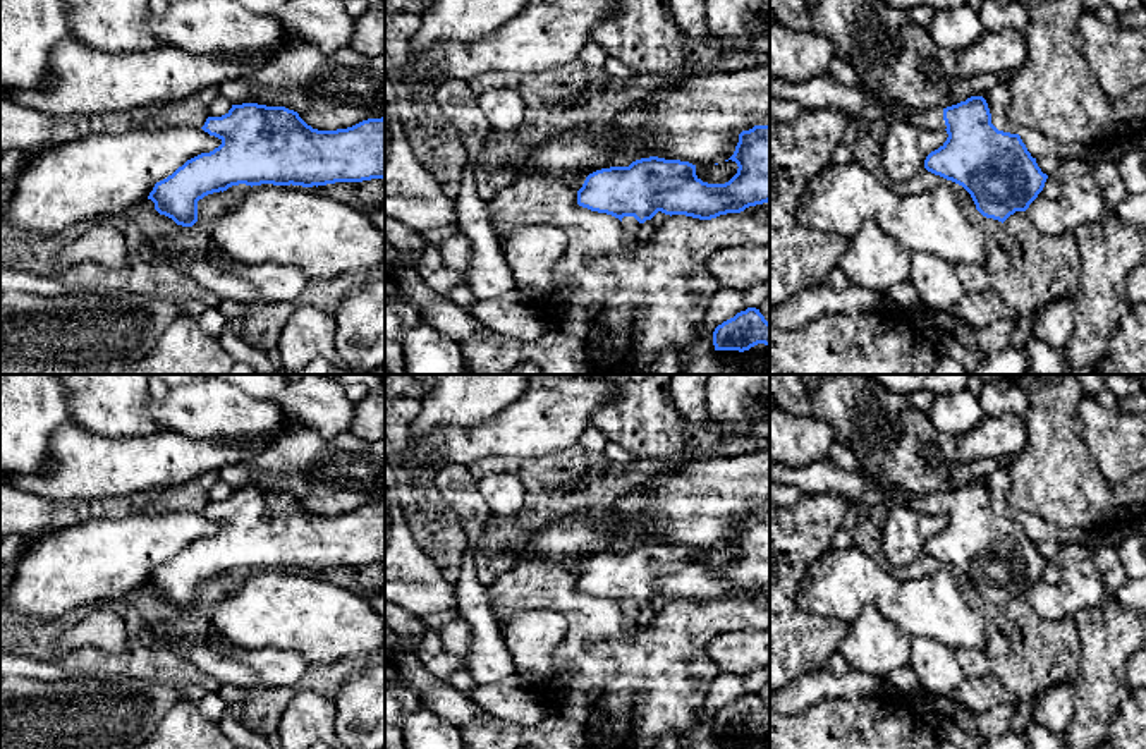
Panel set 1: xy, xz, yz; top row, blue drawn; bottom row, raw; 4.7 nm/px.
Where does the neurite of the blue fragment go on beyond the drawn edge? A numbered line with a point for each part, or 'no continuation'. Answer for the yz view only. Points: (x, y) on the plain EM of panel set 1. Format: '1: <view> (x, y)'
1: yz (825, 476)

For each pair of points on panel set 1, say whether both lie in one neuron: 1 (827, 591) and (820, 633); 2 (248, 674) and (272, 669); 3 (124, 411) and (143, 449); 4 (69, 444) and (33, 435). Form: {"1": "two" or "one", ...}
{"1": "two", "2": "two", "3": "two", "4": "two"}

